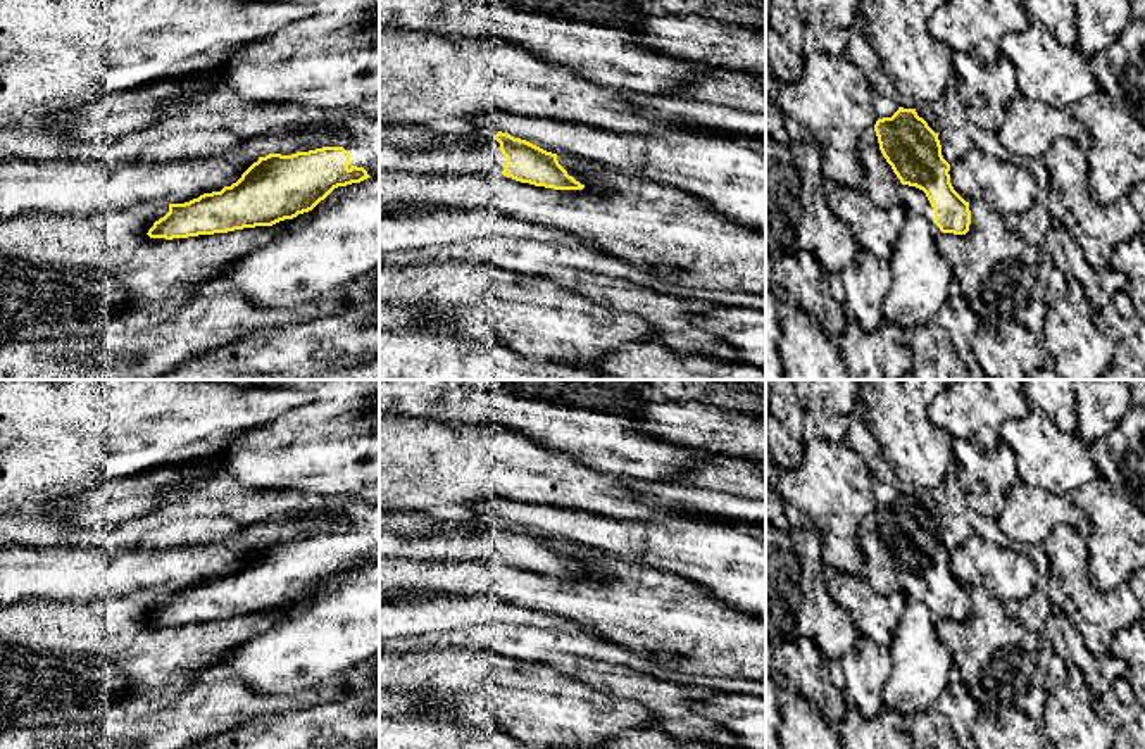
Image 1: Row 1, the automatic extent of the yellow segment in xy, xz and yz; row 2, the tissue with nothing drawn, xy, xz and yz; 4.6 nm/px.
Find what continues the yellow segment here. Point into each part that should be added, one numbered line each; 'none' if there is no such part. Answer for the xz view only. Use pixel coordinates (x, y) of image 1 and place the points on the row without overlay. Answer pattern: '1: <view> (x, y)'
1: xz (480, 539)

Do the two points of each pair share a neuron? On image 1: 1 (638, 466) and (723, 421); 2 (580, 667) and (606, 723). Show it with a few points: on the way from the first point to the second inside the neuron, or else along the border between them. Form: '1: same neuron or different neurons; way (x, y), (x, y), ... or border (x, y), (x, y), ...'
1: different neurons; border (647, 430), (683, 446), (700, 447), (713, 456)
2: different neurons; border (557, 667), (571, 677), (626, 699)

